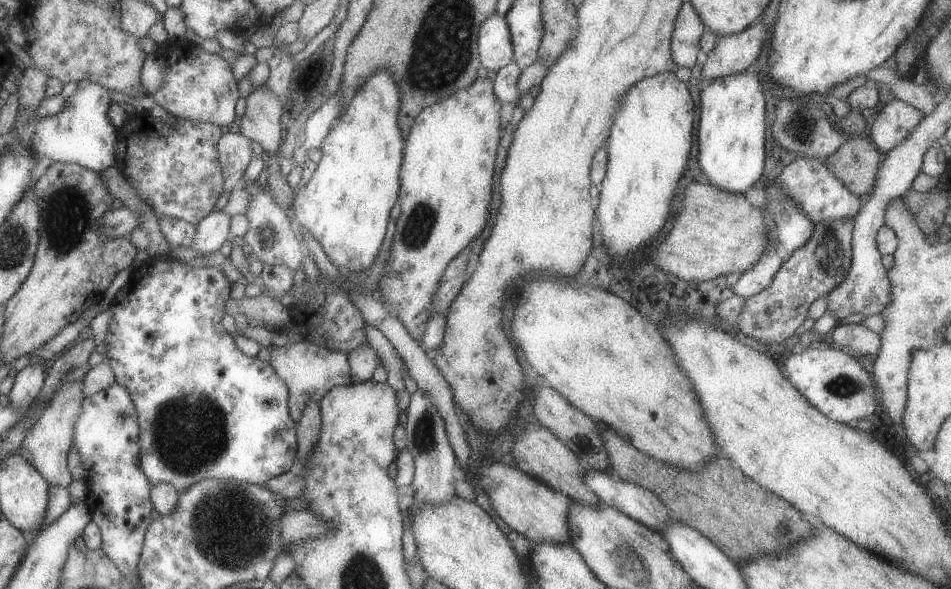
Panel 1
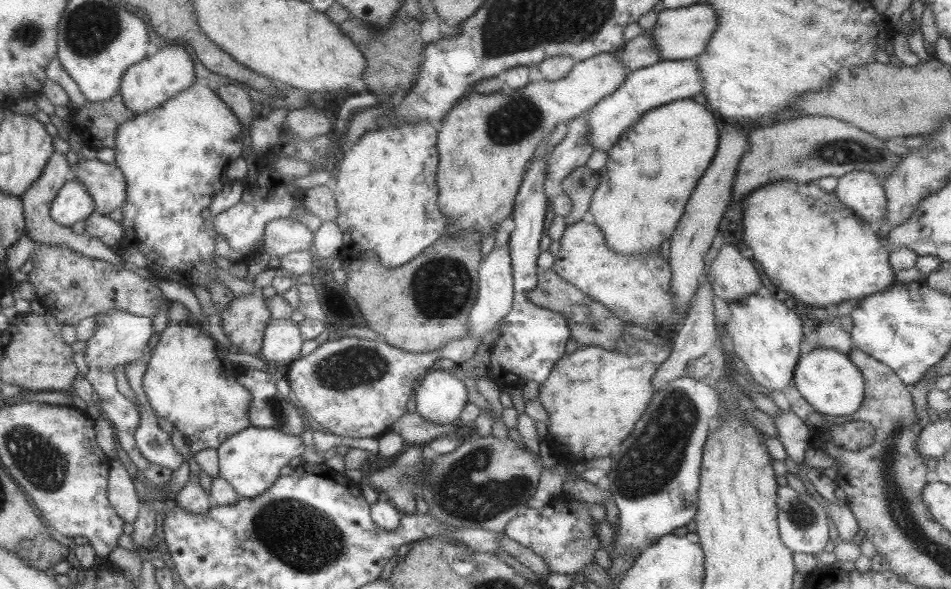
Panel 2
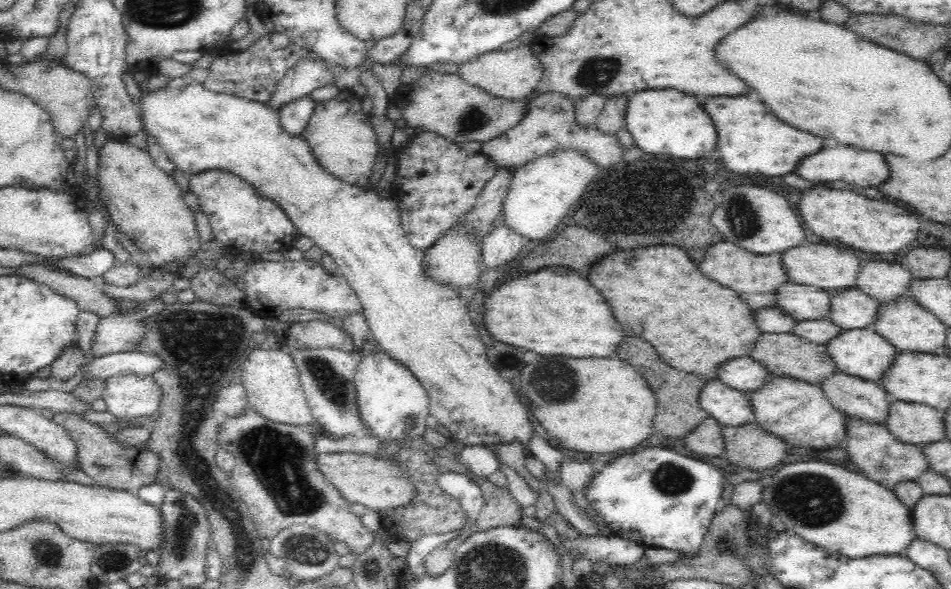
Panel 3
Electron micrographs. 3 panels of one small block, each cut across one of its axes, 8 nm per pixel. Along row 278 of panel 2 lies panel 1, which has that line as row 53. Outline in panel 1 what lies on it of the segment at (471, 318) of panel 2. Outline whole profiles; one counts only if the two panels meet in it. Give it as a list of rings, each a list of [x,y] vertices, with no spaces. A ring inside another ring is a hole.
[[[494,13],[478,28],[480,66],[497,72],[512,61],[512,44],[504,16]]]

